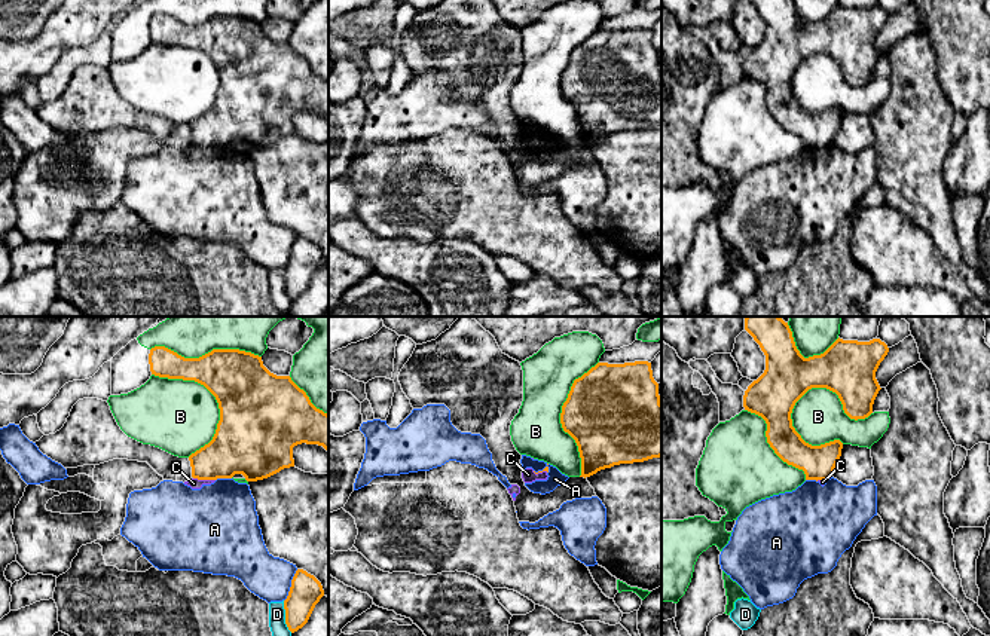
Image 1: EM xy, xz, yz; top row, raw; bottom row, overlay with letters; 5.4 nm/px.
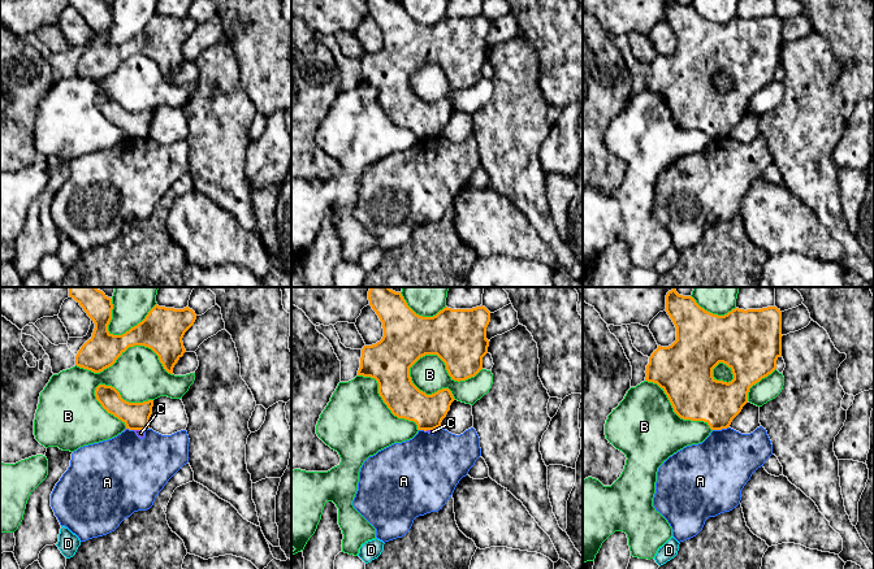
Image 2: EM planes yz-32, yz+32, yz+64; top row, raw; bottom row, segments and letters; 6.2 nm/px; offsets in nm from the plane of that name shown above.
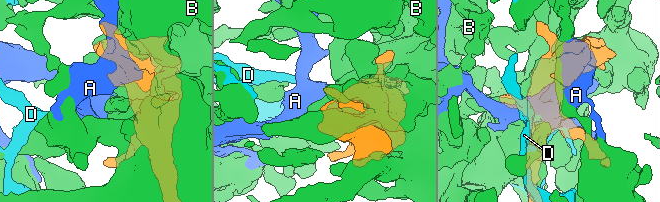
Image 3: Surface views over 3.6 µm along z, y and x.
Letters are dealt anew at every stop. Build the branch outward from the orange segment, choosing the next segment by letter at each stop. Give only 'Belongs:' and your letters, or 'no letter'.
Belongs: no letter

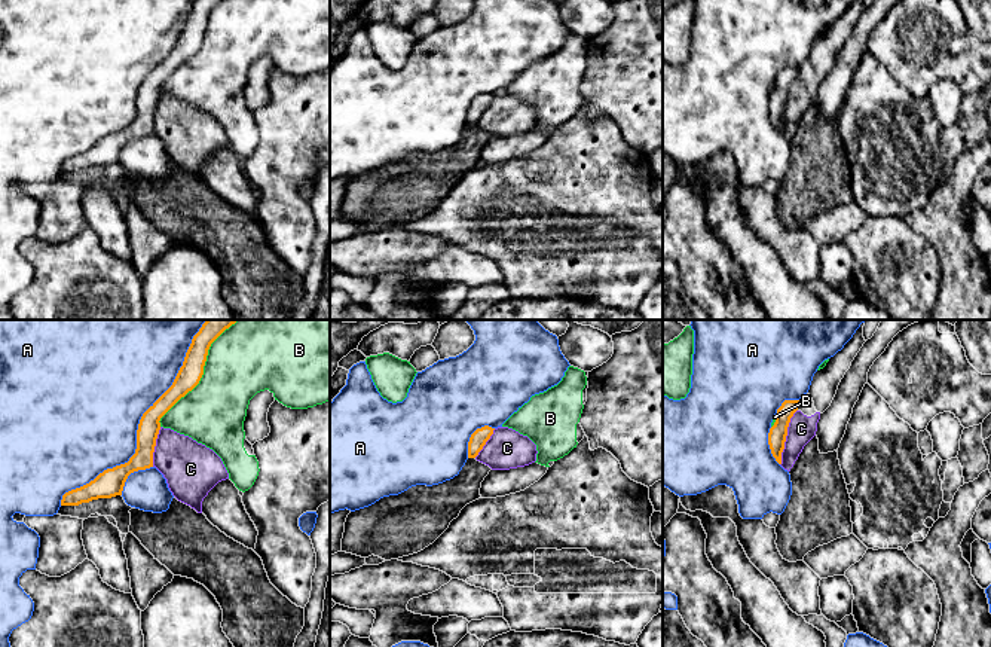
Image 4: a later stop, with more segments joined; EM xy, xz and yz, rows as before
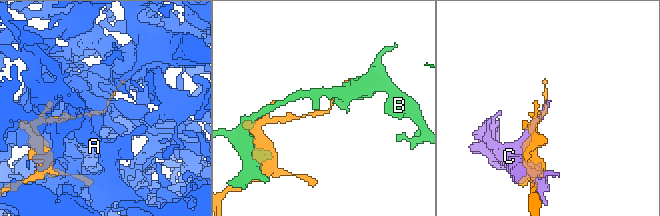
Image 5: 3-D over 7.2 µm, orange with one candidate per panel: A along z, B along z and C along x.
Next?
Belongs: no letter

